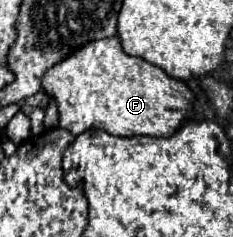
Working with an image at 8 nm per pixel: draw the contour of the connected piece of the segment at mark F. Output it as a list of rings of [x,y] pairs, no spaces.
[[[117,35],[75,49],[61,63],[49,67],[41,83],[43,93],[57,105],[59,127],[73,135],[87,129],[103,129],[121,137],[169,137],[179,129],[193,101],[193,93],[183,81],[169,77],[141,57],[127,55]]]

